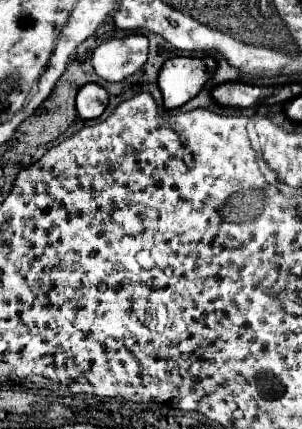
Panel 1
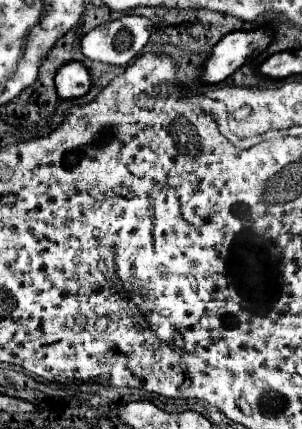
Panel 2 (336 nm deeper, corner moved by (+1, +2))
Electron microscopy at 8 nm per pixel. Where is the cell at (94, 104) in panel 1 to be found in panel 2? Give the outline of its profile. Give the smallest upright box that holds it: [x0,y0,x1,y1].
[54,62,90,98]

